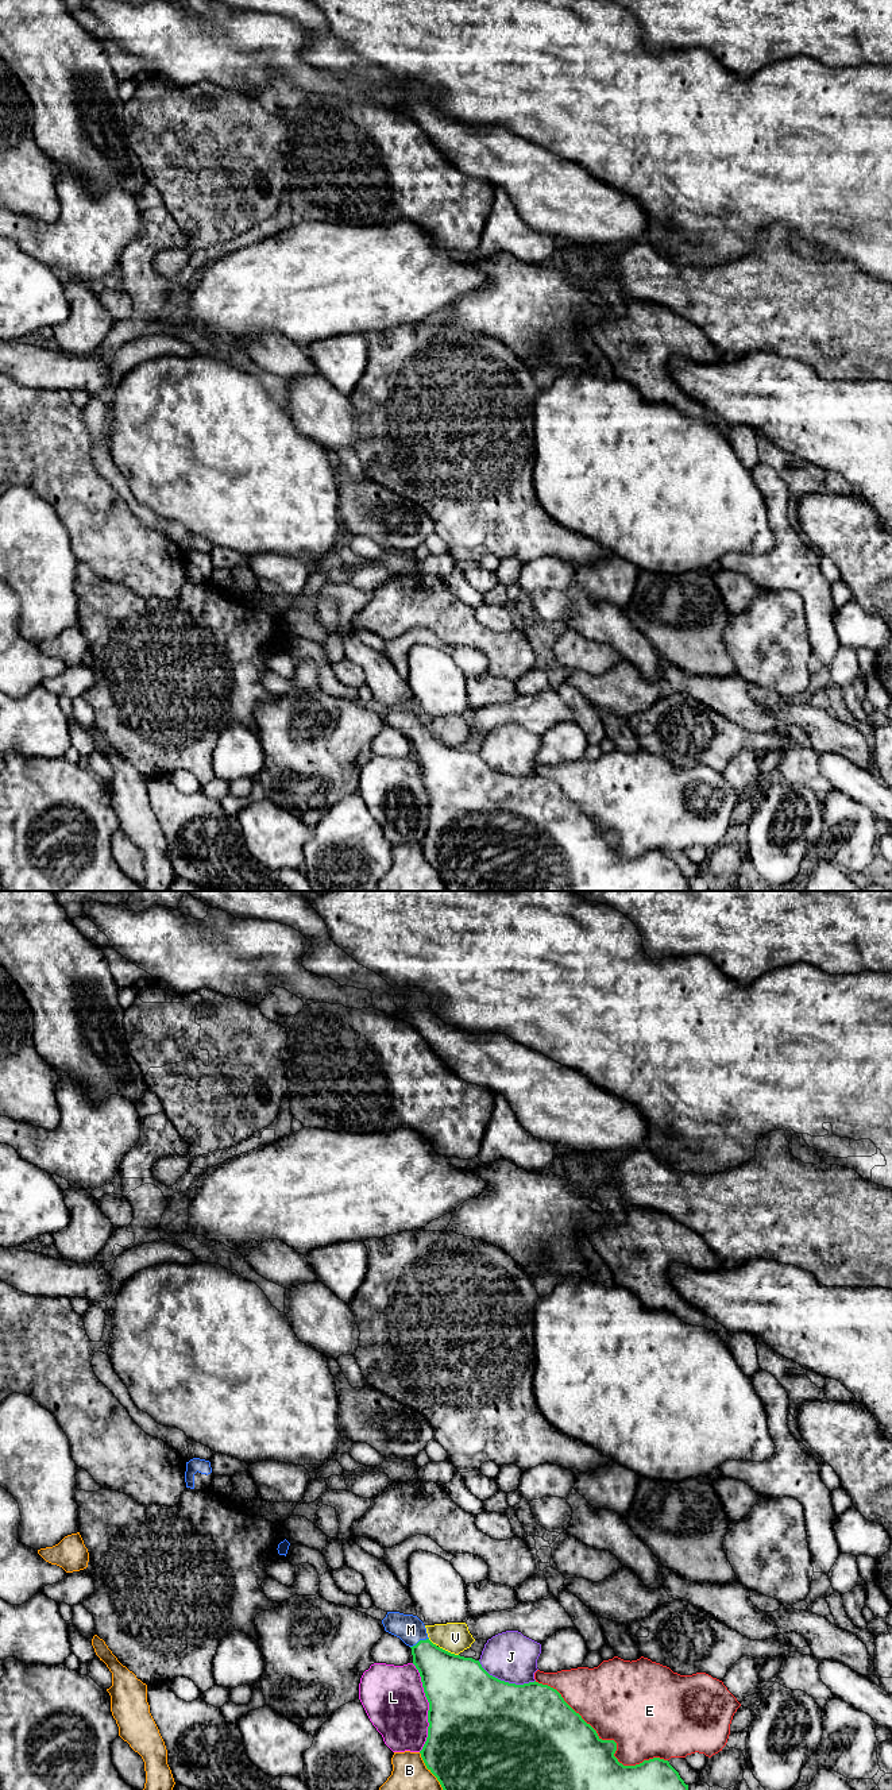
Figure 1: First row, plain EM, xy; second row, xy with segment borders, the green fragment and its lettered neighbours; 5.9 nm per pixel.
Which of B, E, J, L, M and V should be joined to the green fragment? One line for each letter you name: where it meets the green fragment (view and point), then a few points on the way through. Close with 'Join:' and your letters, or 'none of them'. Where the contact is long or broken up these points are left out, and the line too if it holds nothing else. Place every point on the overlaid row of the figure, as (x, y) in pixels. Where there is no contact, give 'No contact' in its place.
M: Touches green at xy (420, 1640). Path across: xy (443, 1674), (427, 1657), (420, 1640), (410, 1630)
Join: M

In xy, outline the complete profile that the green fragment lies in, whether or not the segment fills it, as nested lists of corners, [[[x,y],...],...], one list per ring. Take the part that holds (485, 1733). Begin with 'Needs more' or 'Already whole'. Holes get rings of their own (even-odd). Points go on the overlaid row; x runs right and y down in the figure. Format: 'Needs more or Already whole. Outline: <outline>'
Needs more. Outline: [[[387,1612],[382,1624],[386,1632],[412,1648],[413,1664],[429,1702],[428,1737],[420,1754],[443,1790],[688,1790],[668,1760],[653,1758],[636,1766],[619,1763],[614,1756],[617,1743],[602,1740],[556,1689],[536,1681],[509,1683],[490,1675],[479,1660],[433,1644],[417,1616]]]

